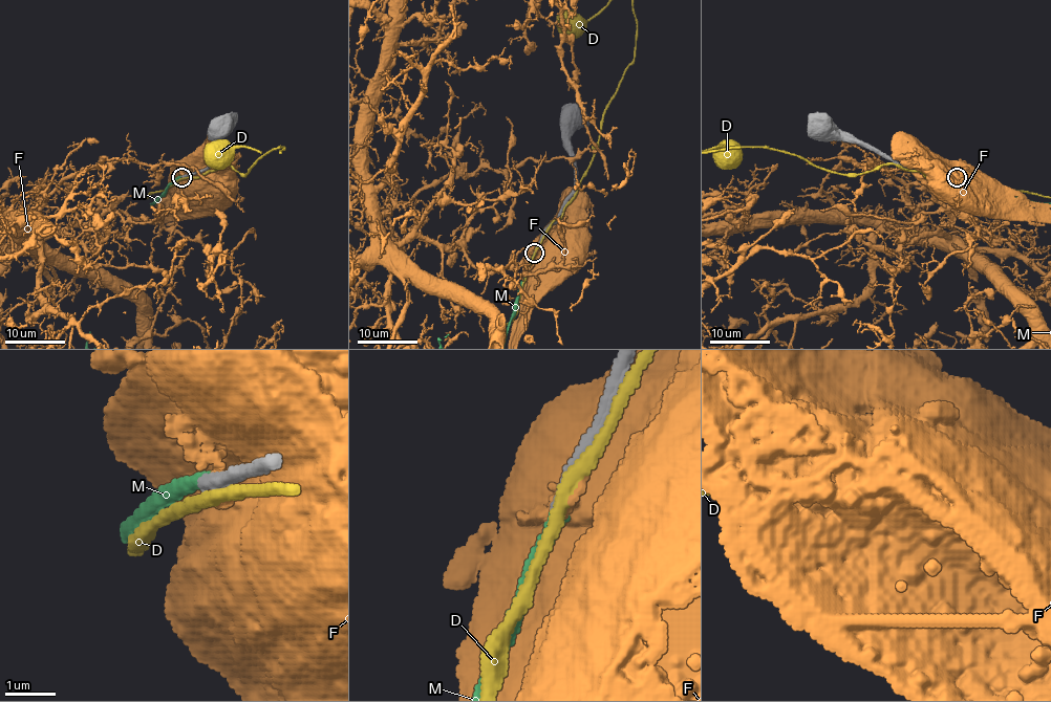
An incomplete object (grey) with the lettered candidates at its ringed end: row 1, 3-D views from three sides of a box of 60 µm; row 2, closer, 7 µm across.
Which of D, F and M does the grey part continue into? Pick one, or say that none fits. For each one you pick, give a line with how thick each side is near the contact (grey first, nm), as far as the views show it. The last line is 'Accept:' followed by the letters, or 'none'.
M: Thickness 300 nm (grey) against 280 nm
Accept: M

